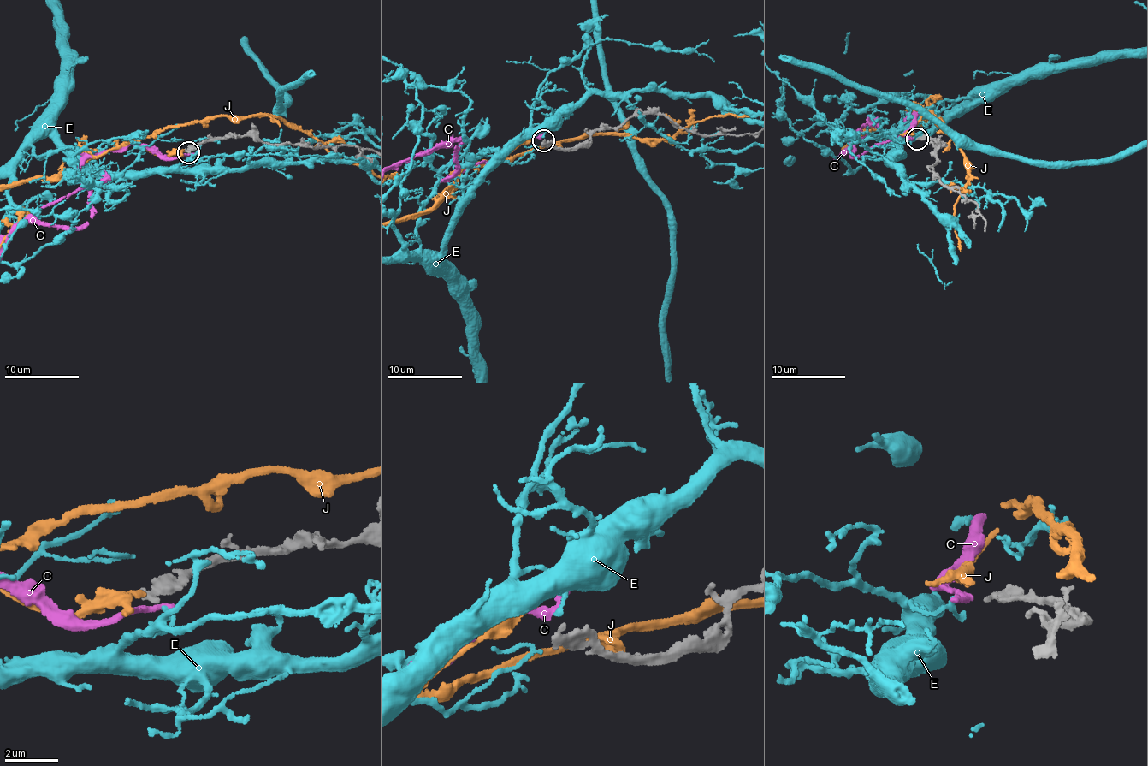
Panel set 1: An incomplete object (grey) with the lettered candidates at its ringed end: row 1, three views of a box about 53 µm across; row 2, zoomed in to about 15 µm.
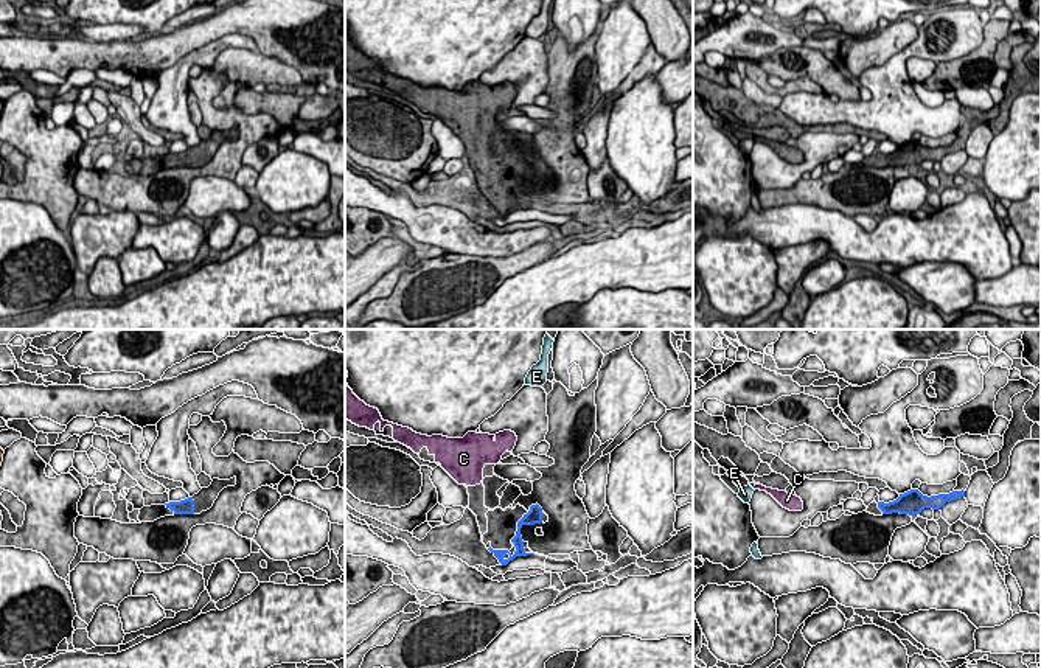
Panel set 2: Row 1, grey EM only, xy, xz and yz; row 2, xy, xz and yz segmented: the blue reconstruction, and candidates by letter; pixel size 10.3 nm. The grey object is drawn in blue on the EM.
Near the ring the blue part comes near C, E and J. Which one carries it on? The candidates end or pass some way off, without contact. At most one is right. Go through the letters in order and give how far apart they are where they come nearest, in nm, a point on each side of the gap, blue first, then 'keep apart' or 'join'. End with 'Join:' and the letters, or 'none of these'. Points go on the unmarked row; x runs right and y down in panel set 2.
C: 550 nm | xz (532, 157), (499, 114) | join
E: 1200 nm | xz (536, 156), (536, 38) | keep apart
J: 1750 nm | xy (165, 156), (2, 112) | keep apart
Join: C

